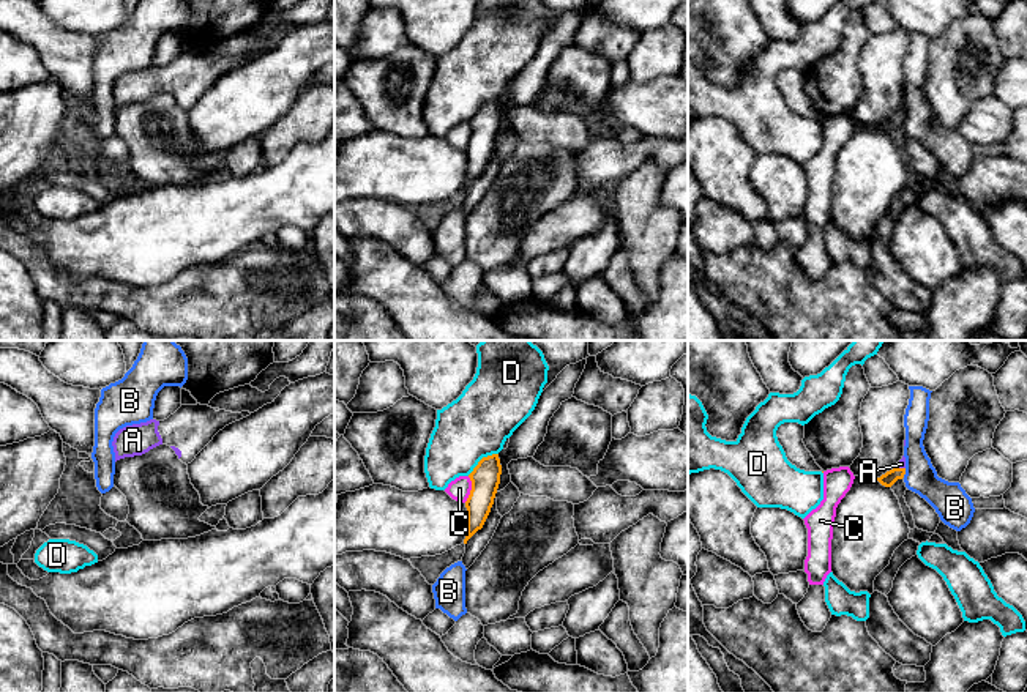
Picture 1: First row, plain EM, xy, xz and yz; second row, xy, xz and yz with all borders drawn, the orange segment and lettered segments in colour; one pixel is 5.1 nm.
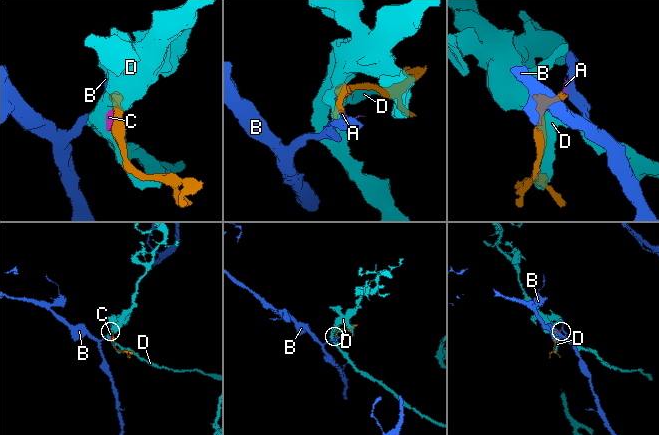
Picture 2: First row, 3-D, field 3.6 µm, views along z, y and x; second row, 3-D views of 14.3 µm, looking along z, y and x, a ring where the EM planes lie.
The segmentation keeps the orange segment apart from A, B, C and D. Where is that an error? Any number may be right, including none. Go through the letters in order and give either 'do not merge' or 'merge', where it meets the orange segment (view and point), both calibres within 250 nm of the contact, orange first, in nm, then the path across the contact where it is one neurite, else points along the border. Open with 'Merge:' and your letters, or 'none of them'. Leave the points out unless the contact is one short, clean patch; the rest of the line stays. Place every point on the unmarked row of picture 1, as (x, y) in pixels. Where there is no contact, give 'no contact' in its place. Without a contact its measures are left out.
Merge: A
A: merge; contact yz (900, 115); calibres 70 and 50 nm; way yz (887, 126), (900, 115), (901, 111)
B: do not merge; contact yz (904, 120); calibres 70 and 160 nm; border yz (906, 115), (903, 123)
C: do not merge; contact xz (472, 136); calibres 150 and 110 nm
D: do not merge; contact xz (481, 106); calibres 150 and 340 nm

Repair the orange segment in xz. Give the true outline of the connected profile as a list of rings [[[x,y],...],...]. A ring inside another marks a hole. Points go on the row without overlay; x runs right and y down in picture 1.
[[[499,101],[483,104],[469,121],[472,137],[465,148],[467,154],[467,181],[464,191],[483,175],[500,131],[502,112]]]

